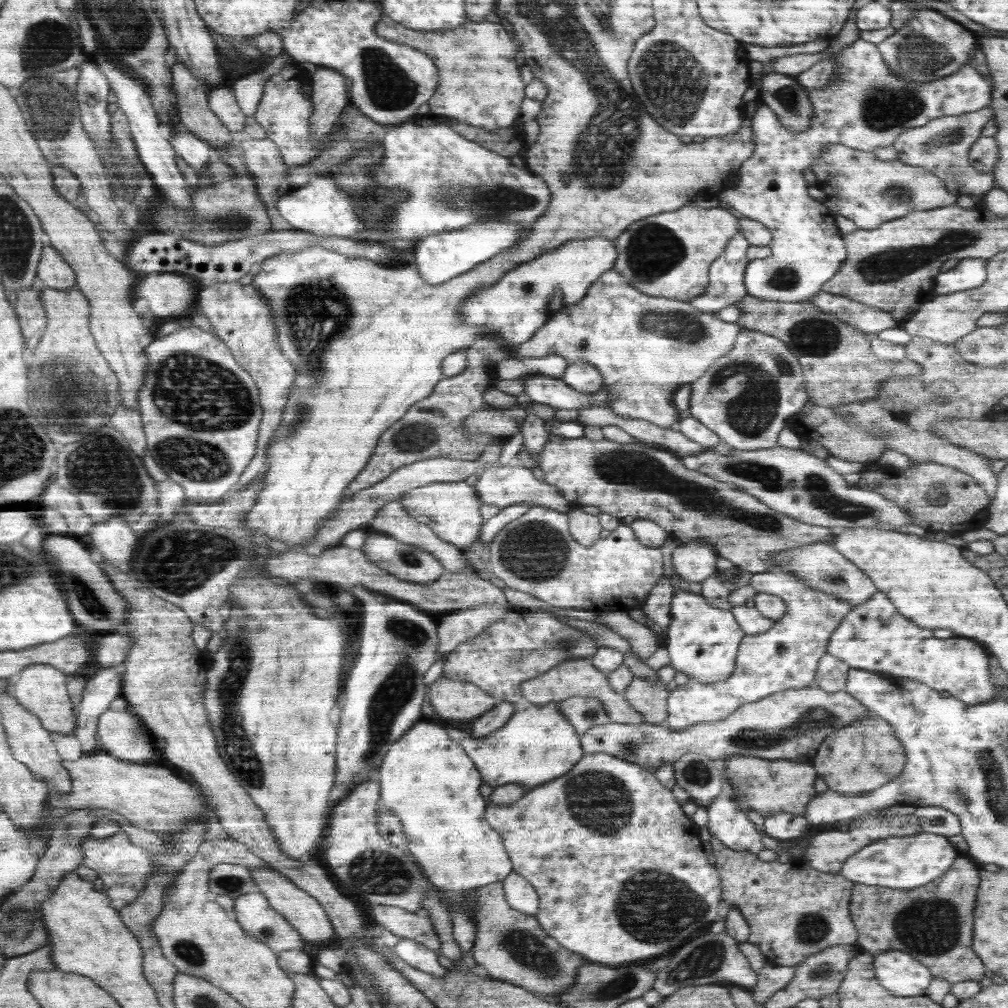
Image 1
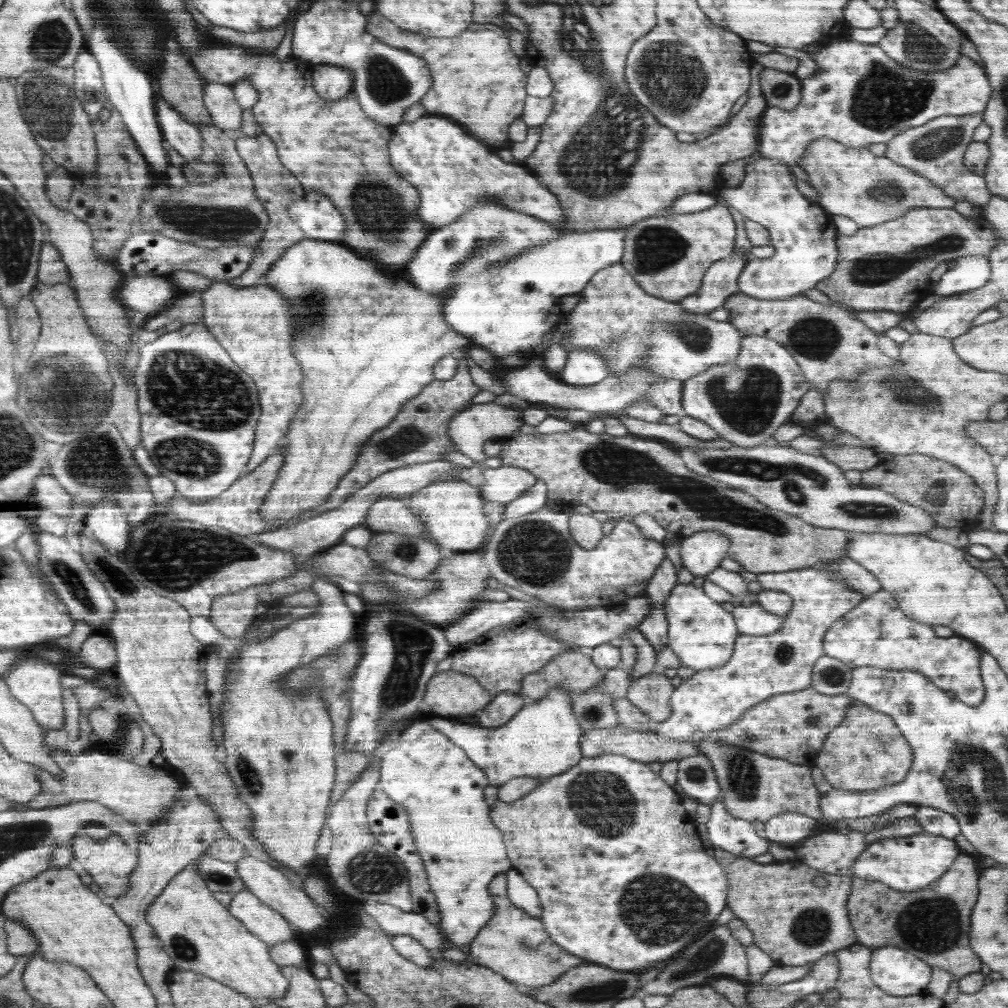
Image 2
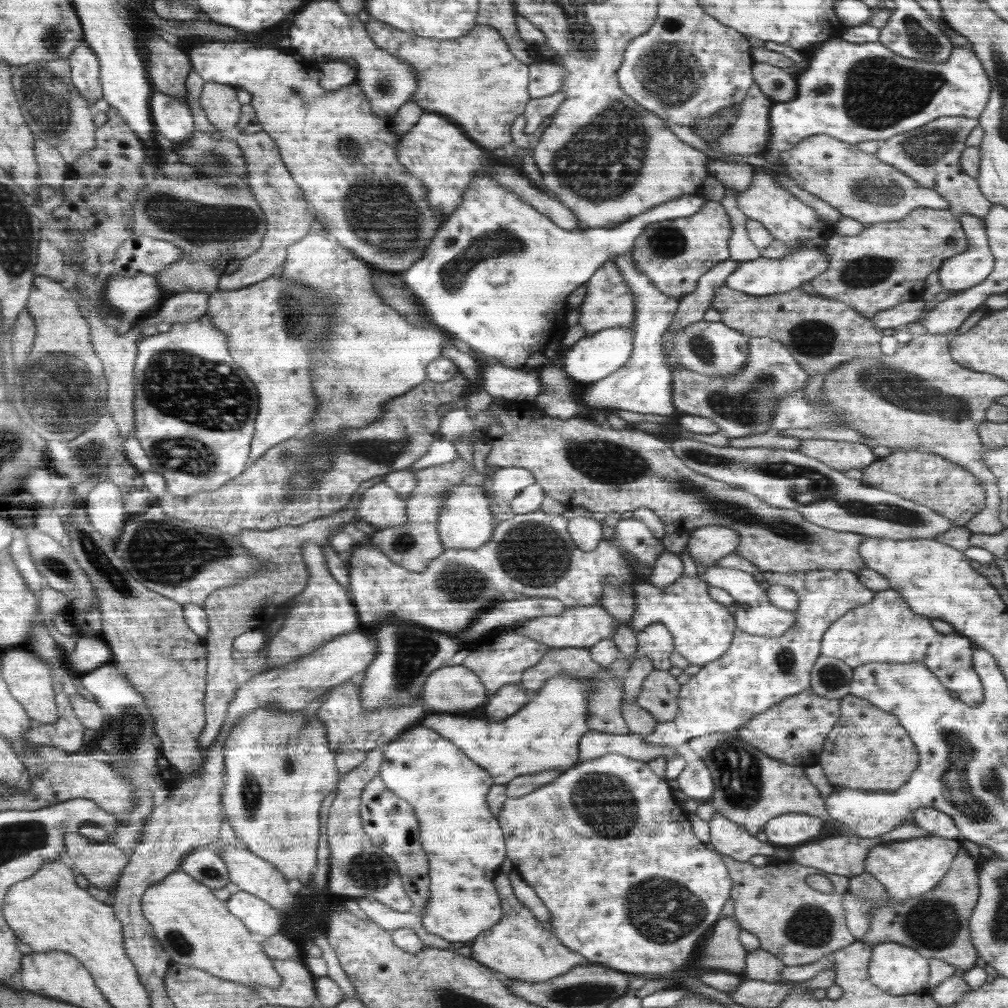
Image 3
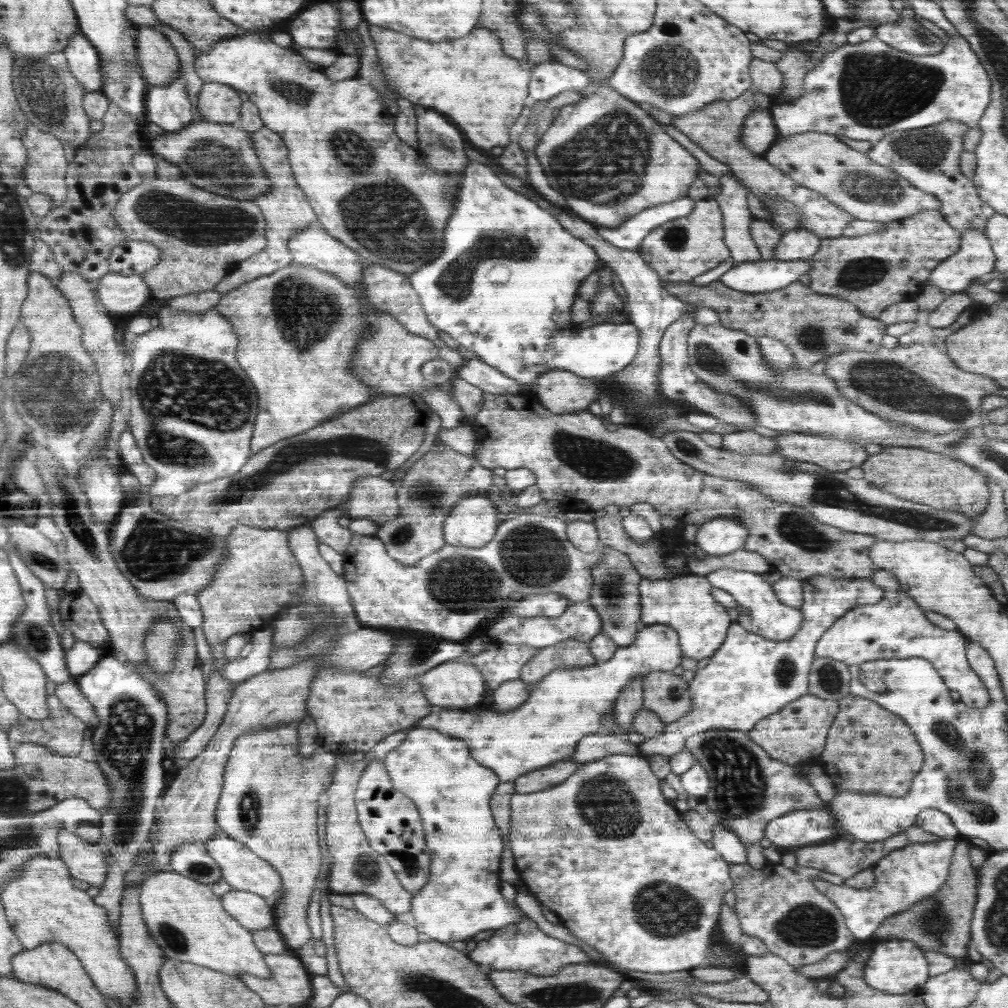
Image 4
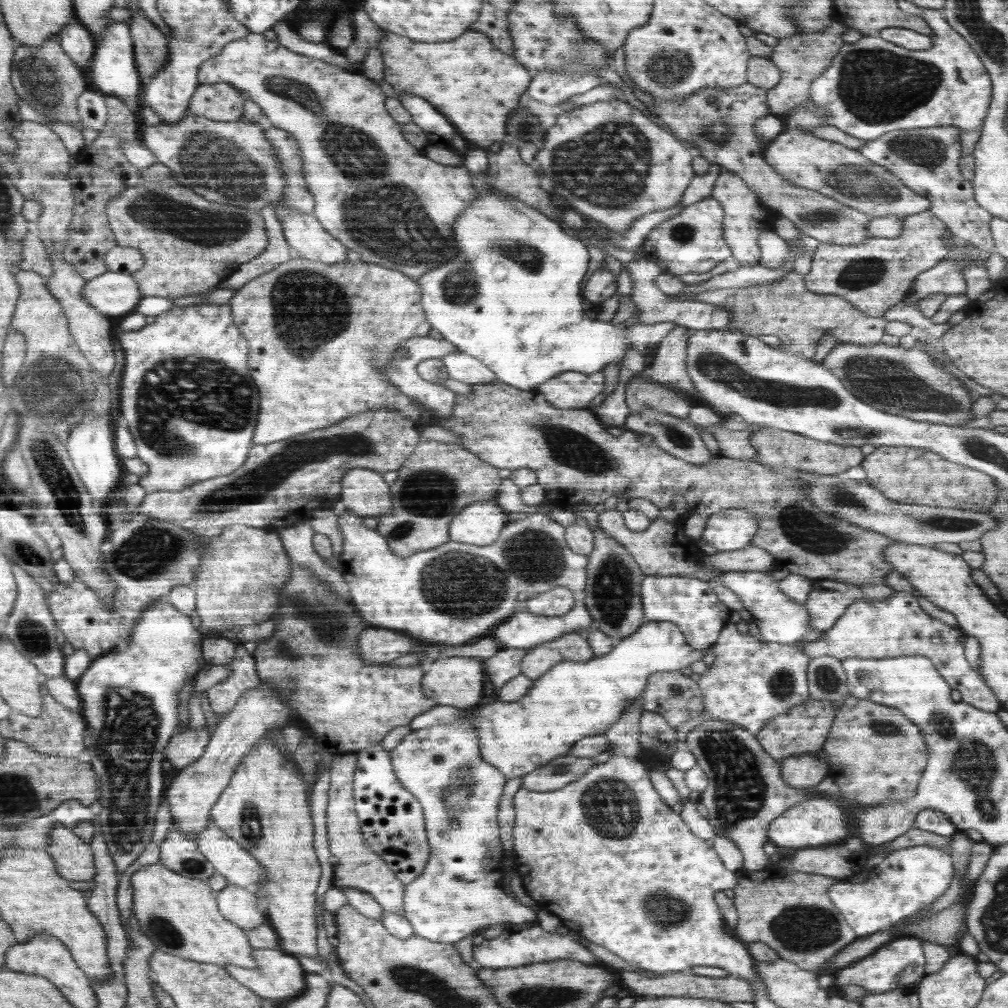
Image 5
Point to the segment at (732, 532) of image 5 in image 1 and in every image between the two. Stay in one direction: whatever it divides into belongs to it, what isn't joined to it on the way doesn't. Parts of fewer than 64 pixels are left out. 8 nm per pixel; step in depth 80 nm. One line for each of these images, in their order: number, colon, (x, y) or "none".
1: (695, 560)
2: (701, 553)
3: (708, 544)
4: (723, 535)

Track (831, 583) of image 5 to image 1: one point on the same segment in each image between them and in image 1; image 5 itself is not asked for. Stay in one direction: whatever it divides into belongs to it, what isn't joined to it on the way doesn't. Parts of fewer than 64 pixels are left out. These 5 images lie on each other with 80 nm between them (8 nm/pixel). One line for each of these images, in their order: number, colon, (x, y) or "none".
1: (785, 657)
2: (760, 667)
3: (755, 672)
4: (750, 677)

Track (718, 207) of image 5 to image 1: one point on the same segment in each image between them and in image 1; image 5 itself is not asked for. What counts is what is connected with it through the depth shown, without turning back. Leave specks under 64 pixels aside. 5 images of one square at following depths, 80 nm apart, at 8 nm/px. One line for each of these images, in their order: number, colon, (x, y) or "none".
1: (668, 255)
2: (668, 256)
3: (673, 254)
4: (680, 250)

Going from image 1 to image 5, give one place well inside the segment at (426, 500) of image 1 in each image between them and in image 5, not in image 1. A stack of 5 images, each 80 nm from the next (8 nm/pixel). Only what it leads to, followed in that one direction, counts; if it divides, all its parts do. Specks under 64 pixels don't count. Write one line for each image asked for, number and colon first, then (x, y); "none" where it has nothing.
2: (452, 512)
3: (466, 521)
4: (474, 521)
5: (481, 523)

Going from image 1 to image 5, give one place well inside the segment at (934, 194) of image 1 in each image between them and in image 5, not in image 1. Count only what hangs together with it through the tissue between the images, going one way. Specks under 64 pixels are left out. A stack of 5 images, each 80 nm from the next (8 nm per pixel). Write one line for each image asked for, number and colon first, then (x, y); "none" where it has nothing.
2: (853, 182)
3: (861, 186)
4: (819, 161)
5: (834, 170)

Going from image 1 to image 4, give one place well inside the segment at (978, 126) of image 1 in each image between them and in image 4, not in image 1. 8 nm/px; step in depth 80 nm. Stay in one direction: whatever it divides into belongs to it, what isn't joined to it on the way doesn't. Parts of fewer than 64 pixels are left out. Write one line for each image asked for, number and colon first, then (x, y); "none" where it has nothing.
2: (935, 150)
3: (930, 154)
4: (928, 158)

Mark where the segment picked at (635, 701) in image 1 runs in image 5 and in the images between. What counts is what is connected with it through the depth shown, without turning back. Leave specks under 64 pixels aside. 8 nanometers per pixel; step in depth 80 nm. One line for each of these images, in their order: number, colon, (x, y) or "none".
2: (652, 693)
3: (658, 694)
4: (668, 695)
5: (676, 696)

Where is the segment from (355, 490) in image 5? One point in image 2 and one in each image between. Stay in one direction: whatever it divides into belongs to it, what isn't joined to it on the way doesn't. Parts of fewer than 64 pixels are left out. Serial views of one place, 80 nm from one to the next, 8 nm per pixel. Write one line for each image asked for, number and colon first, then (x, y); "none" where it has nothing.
2: (389, 514)
3: (380, 506)
4: (375, 498)

